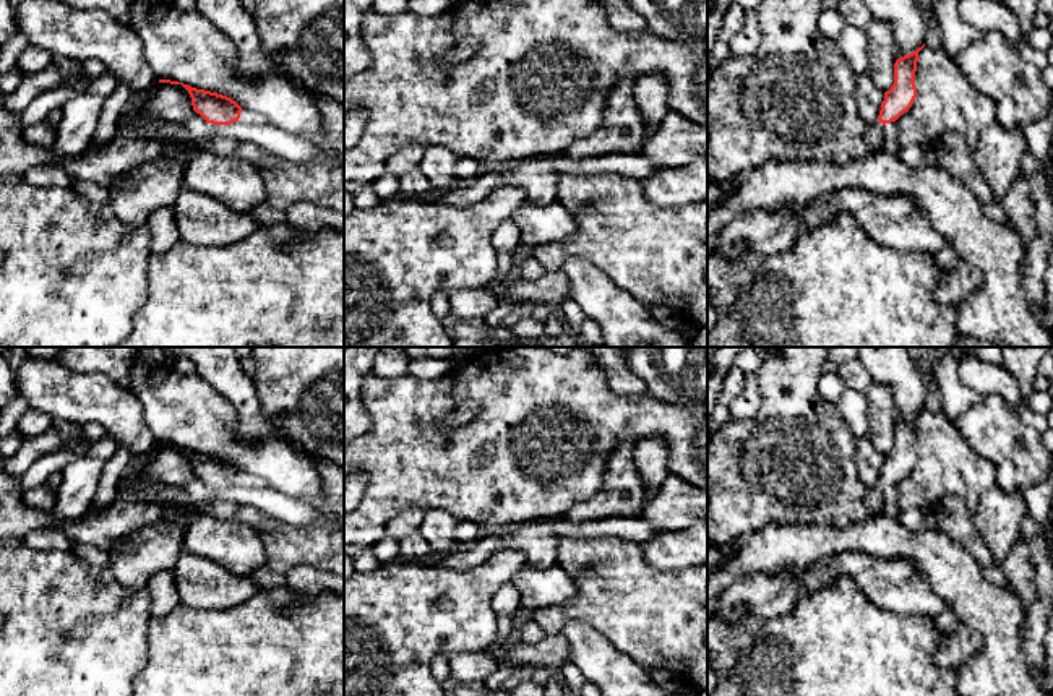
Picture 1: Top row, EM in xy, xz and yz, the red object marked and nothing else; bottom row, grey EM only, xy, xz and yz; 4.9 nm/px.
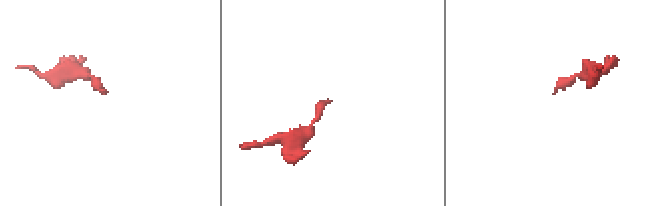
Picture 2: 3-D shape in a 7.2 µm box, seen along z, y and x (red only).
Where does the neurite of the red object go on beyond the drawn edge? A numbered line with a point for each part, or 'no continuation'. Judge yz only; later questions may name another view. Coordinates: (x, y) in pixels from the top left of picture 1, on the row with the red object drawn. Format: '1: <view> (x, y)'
1: yz (875, 137)

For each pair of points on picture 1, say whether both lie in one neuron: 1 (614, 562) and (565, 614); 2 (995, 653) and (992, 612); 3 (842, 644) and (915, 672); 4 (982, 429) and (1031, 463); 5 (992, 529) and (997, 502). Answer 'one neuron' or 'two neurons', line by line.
1: one neuron
2: one neuron
3: one neuron
4: one neuron
5: one neuron

